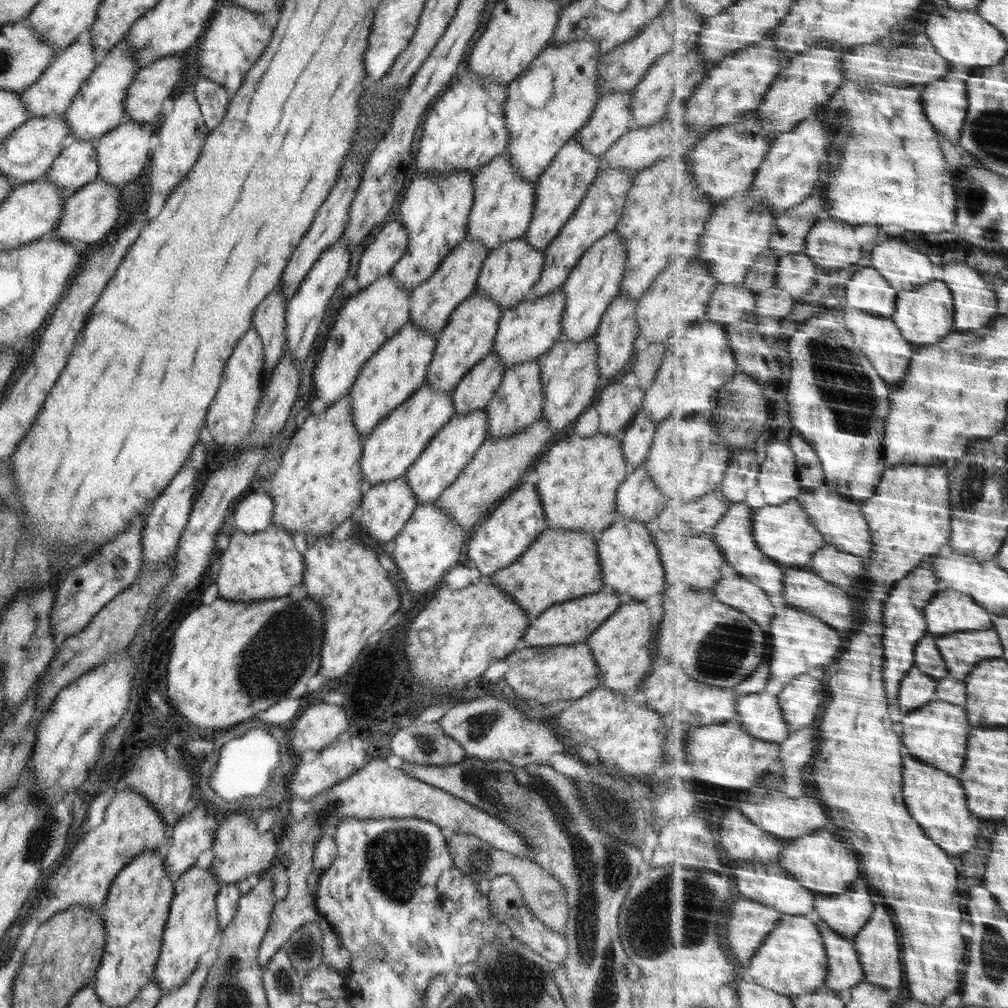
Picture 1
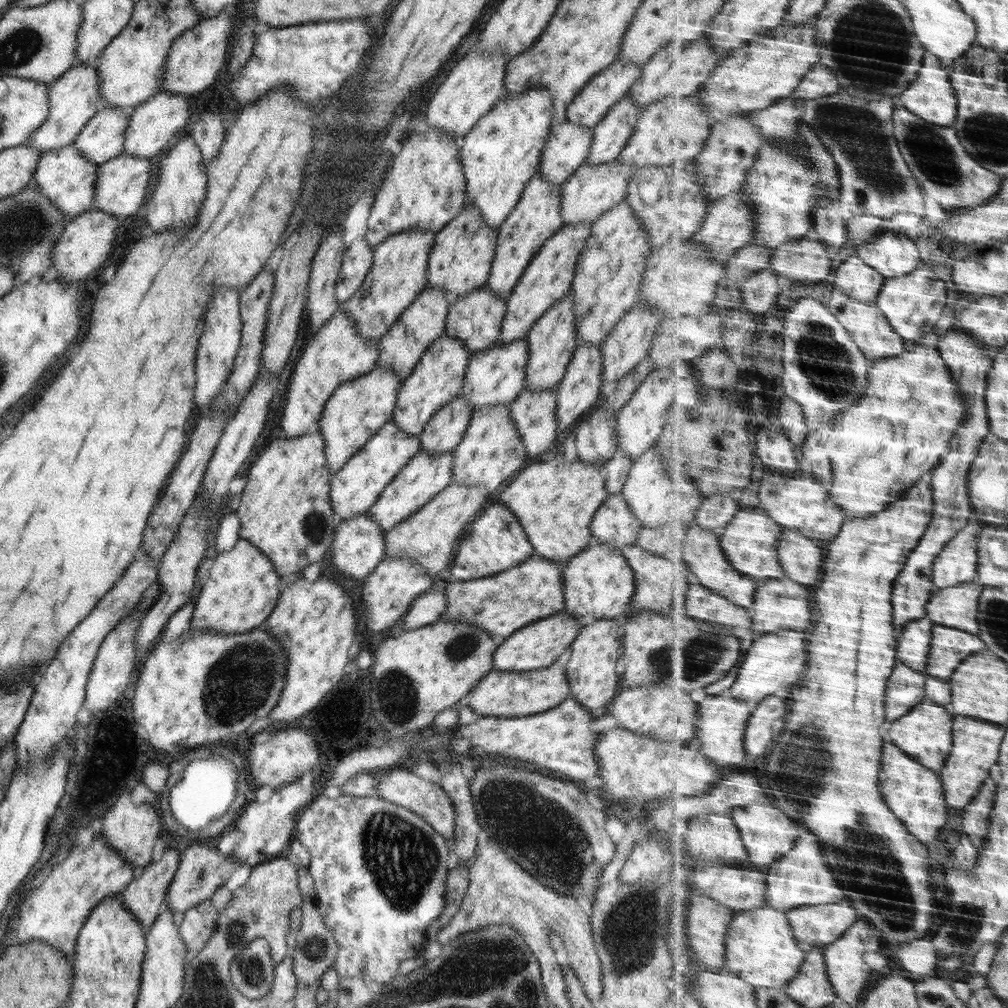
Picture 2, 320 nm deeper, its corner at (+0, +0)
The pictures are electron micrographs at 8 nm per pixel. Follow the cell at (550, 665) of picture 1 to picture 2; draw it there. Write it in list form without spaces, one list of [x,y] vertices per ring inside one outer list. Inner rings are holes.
[[[554,664],[544,669],[510,673],[491,671],[478,681],[469,692],[467,705],[483,717],[525,717],[550,710],[568,698],[570,687],[566,678],[566,668]]]

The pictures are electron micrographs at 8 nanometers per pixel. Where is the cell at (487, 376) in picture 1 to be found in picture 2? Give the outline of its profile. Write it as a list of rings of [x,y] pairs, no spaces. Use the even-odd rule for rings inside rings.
[[[461,395],[454,397],[427,422],[419,434],[420,446],[426,454],[453,452],[470,424],[473,408]]]

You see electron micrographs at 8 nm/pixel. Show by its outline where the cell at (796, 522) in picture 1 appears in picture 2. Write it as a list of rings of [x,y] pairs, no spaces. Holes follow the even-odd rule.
[[[763,508],[742,509],[734,522],[726,528],[726,532],[721,535],[722,547],[734,568],[751,576],[762,586],[770,579],[787,577],[785,567],[782,566],[779,548],[784,530],[786,527],[776,522]]]

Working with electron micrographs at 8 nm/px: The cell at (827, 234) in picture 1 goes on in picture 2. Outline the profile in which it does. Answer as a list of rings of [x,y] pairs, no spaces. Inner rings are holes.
[[[794,239],[775,249],[770,268],[796,280],[820,282],[832,272],[832,258],[820,239]]]

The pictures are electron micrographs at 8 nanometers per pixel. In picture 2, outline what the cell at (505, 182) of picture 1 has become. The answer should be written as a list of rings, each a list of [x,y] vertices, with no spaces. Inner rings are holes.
[[[466,204],[460,214],[457,214],[456,217],[435,234],[434,244],[427,262],[427,288],[441,288],[445,292],[447,301],[452,305],[459,296],[468,294],[483,286],[490,274],[497,240],[497,228],[490,228],[483,222],[481,212],[473,204]]]

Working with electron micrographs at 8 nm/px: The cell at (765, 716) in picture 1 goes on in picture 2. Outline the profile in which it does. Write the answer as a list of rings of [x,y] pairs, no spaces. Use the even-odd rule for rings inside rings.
[[[729,693],[722,696],[699,696],[701,706],[701,717],[694,738],[694,744],[700,747],[701,752],[713,758],[715,762],[720,762],[724,767],[742,766],[747,760],[747,748],[745,736],[749,728],[750,719],[756,712],[758,702],[734,698]]]

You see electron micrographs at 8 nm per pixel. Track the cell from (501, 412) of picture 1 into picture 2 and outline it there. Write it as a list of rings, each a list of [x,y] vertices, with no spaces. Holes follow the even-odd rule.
[[[509,405],[483,406],[474,410],[462,440],[453,450],[452,483],[479,486],[493,492],[510,476],[515,476],[528,464],[528,456],[521,436],[509,415]]]

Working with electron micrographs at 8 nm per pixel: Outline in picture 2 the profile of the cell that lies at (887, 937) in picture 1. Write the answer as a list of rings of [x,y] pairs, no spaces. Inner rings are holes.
[[[860,920],[858,926],[853,926],[840,940],[825,947],[829,977],[837,990],[837,995],[852,1007],[860,1007],[866,994],[868,994],[868,990],[872,988],[877,980],[876,971],[872,970],[864,960],[866,952],[884,953],[884,950],[882,950],[882,932],[872,928],[864,920]]]

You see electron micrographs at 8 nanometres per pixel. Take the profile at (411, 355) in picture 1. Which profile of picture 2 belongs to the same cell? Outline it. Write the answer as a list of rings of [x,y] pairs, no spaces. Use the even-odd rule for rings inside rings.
[[[376,365],[370,372],[343,382],[327,399],[319,418],[319,432],[325,438],[326,466],[331,472],[340,470],[391,420],[402,381],[395,370]]]

